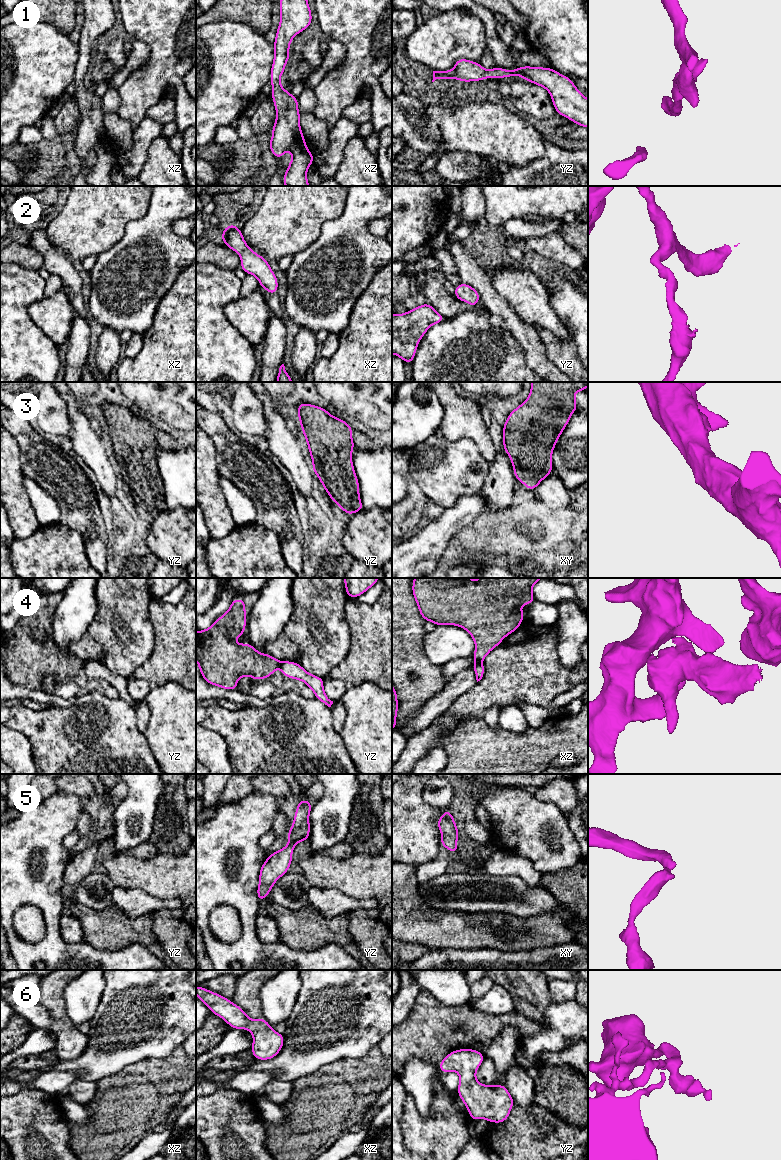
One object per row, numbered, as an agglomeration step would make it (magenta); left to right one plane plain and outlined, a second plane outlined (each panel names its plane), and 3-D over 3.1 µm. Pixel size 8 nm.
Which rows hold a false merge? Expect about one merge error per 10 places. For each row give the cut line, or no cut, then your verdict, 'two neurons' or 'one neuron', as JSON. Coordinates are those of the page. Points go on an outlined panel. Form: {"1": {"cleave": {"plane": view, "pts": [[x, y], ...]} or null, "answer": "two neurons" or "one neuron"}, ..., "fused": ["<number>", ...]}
{"1": {"cleave": null, "answer": "one neuron"}, "2": {"cleave": null, "answer": "one neuron"}, "3": {"cleave": null, "answer": "one neuron"}, "4": {"cleave": {"plane": "xz", "pts": [[475, 661], [481, 662]]}, "answer": "two neurons"}, "5": {"cleave": null, "answer": "one neuron"}, "6": {"cleave": null, "answer": "one neuron"}, "fused": ["4"]}

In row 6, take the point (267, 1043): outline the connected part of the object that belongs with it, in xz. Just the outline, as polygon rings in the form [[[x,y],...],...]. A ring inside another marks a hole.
[[[201,986],[196,995],[210,1009],[233,1029],[249,1030],[253,1035],[251,1051],[255,1059],[273,1059],[282,1049],[284,1035],[274,1031],[264,1019],[250,1019],[245,1011],[231,1000]]]

